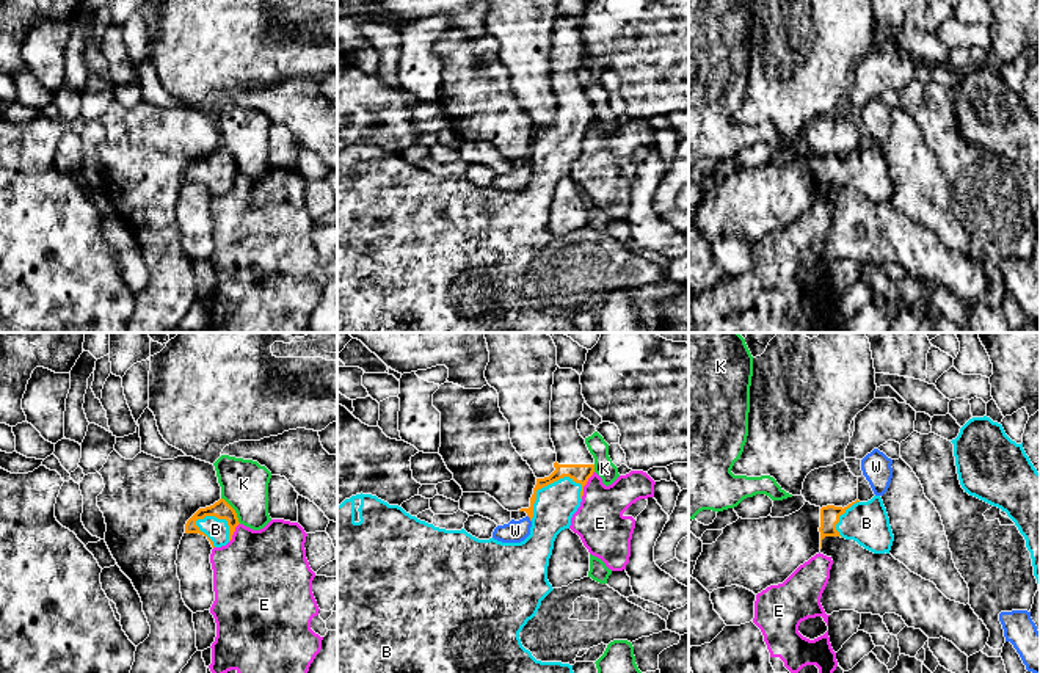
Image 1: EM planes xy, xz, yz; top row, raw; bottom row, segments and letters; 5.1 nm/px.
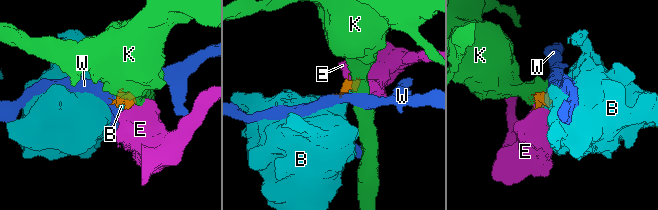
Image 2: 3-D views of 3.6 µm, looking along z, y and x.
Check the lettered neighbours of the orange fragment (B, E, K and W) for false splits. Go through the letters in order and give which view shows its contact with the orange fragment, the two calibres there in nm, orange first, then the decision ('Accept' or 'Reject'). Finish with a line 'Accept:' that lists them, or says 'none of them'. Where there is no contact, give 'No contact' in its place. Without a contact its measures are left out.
B: Touches orange in xz. Thickness 100 nm (orange) against 200 nm. Accept
E: Touches orange in xz. Thickness 100 nm (orange) against 260 nm. Reject
K: Touches orange in xy. Thickness 90 nm (orange) against 240 nm. Reject
W: Touches orange in xz. Thickness 50 nm (orange) against 110 nm. Reject
Accept: B

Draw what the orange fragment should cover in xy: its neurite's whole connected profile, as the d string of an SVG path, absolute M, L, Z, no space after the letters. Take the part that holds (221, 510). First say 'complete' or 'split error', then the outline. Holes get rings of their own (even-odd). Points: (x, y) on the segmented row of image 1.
split error; M220 499L210 507L199 508L185 524L185 533L204 535L212 547L226 546L238 526L235 510Z

